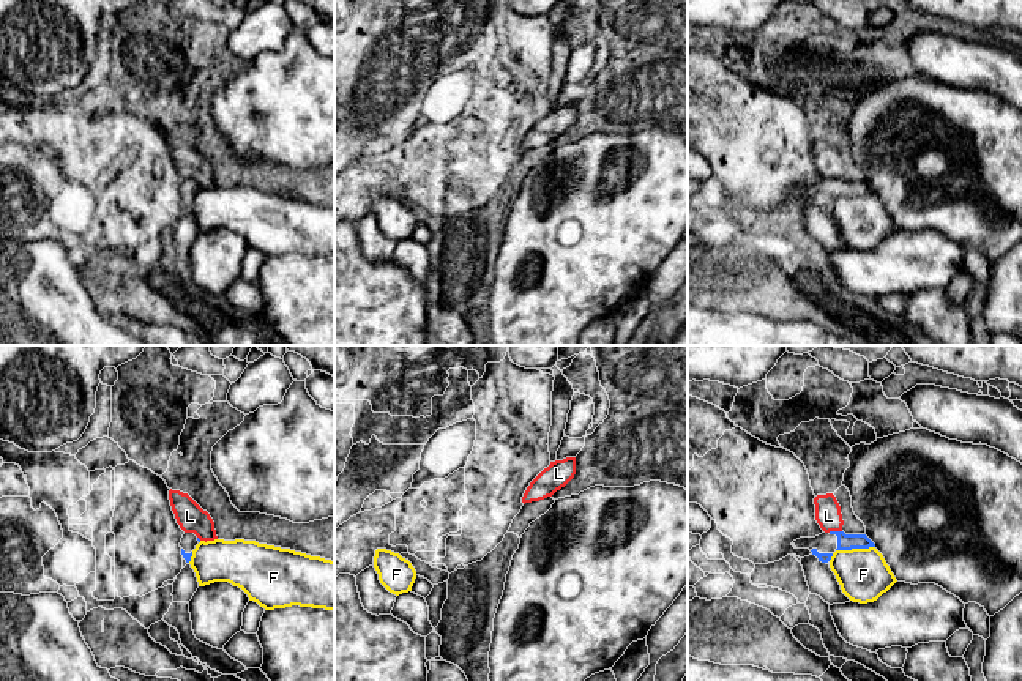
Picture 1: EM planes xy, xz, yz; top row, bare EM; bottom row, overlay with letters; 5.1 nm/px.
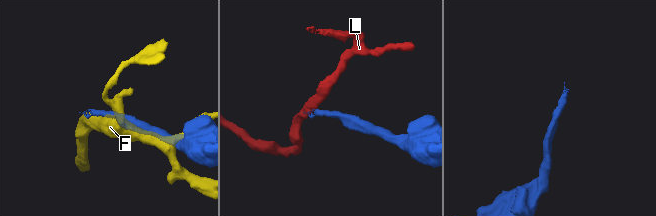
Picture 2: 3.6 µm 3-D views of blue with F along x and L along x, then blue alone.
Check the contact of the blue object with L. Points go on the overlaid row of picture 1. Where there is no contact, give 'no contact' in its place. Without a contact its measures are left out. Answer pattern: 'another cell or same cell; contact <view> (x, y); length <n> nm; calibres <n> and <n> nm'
another cell; contact yz (835, 532); length 70 nm; calibres 80 and 130 nm

